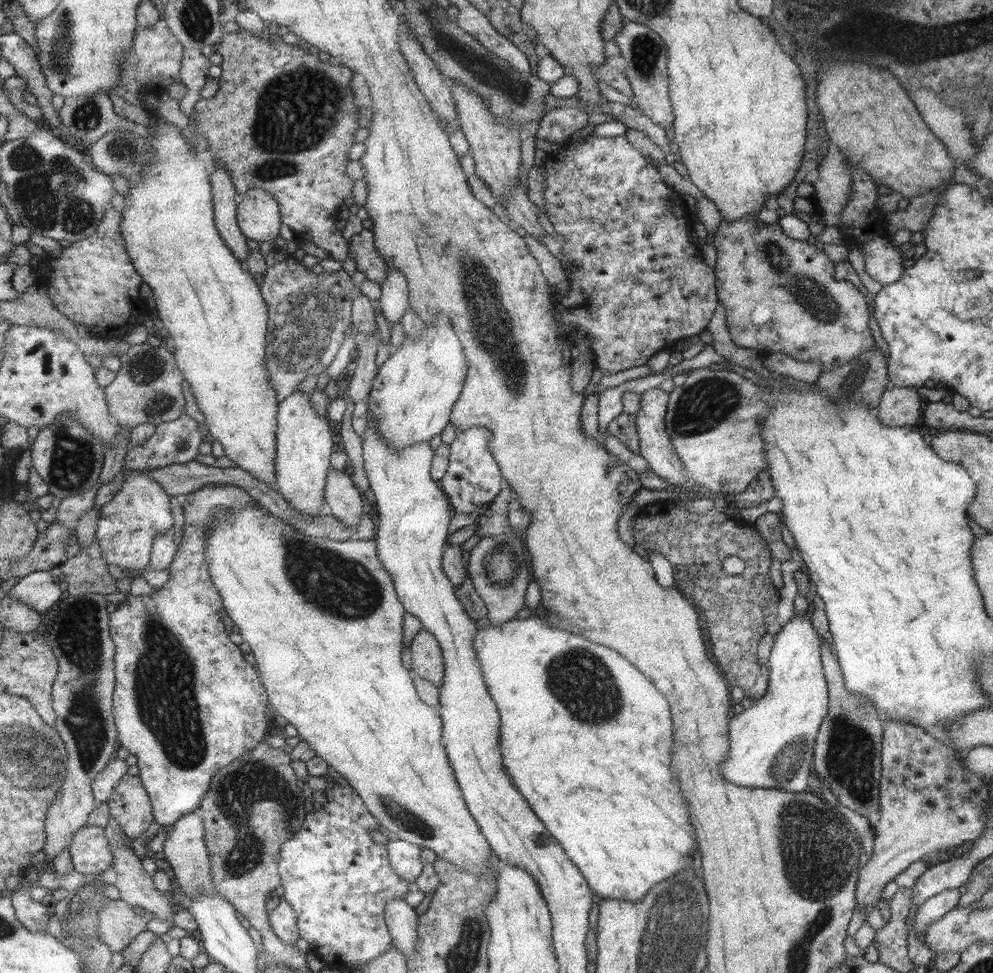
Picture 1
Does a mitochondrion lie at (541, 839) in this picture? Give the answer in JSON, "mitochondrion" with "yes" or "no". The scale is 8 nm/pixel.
{"mitochondrion":"no"}

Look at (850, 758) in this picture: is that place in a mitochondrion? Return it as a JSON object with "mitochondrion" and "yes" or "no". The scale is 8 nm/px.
{"mitochondrion":"yes"}

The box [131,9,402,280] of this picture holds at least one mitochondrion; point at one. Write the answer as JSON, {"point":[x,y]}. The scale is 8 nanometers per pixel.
{"point":[295,112]}

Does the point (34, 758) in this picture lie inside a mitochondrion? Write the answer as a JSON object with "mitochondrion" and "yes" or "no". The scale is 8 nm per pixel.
{"mitochondrion":"yes"}

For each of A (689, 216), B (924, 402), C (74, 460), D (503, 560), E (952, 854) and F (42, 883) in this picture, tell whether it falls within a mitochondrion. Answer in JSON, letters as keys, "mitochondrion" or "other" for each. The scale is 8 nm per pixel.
{"A":"other","B":"other","C":"mitochondrion","D":"mitochondrion","E":"other","F":"other"}

